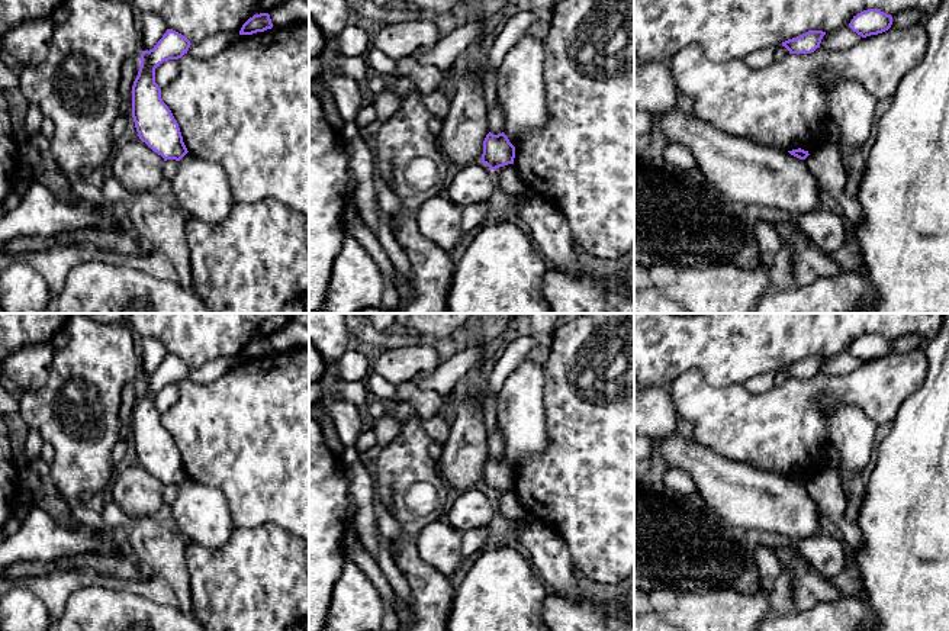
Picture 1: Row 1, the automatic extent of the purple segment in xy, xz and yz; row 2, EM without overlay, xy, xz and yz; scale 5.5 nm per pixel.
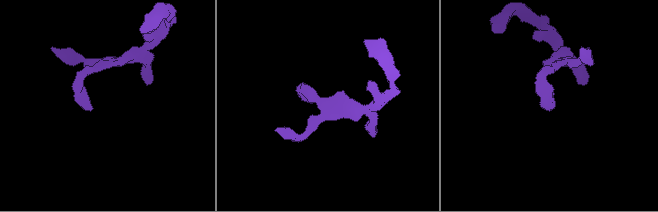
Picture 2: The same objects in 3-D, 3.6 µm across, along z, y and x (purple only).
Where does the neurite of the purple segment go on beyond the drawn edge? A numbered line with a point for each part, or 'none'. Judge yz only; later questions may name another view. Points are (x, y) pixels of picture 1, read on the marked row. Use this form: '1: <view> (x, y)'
none

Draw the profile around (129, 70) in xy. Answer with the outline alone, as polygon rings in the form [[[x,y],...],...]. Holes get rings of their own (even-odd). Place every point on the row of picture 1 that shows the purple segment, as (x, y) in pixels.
[[[139,58],[126,59],[122,65],[122,78],[119,84],[119,113],[128,117],[132,116],[132,86],[141,65]]]

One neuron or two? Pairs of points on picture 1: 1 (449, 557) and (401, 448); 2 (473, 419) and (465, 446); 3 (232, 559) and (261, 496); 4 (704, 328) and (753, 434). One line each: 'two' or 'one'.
1: two
2: one
3: two
4: two

